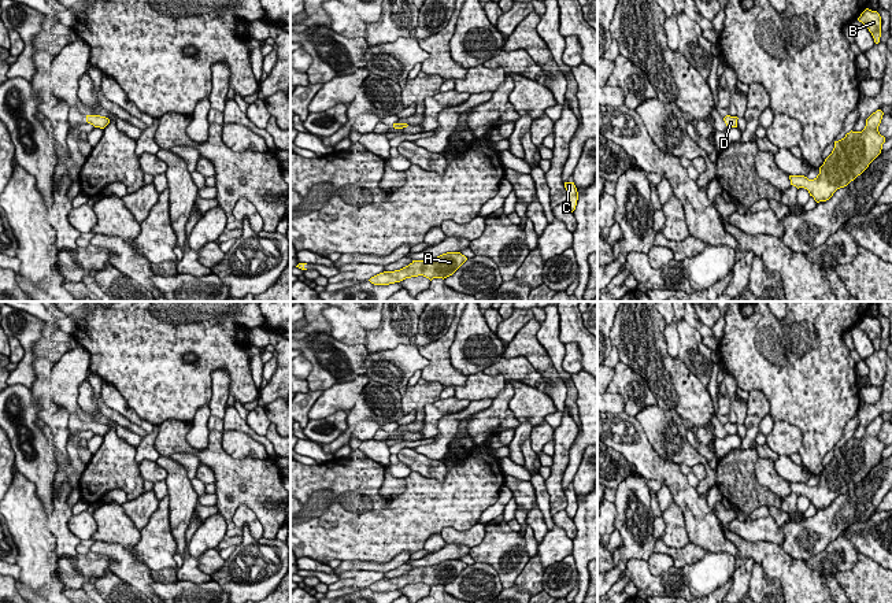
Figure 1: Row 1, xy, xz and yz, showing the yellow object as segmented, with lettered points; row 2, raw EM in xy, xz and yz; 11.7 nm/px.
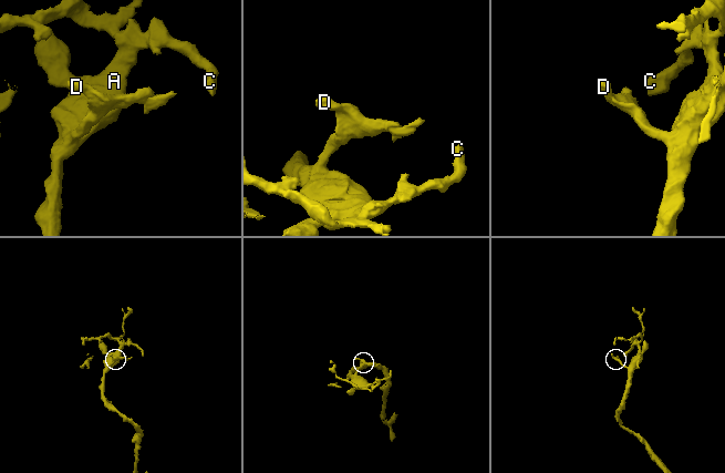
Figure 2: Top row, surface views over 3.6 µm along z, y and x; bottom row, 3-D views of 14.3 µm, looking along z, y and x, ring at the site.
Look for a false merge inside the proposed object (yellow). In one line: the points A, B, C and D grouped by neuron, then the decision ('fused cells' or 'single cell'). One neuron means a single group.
A B C D | single cell

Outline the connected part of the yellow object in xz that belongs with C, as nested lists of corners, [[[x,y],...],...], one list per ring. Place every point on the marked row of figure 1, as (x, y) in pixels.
[[[565,182],[565,188],[566,188],[566,192],[567,192],[567,199],[566,199],[565,204],[573,212],[575,210],[577,200],[578,200],[577,188],[575,188],[574,182]]]

